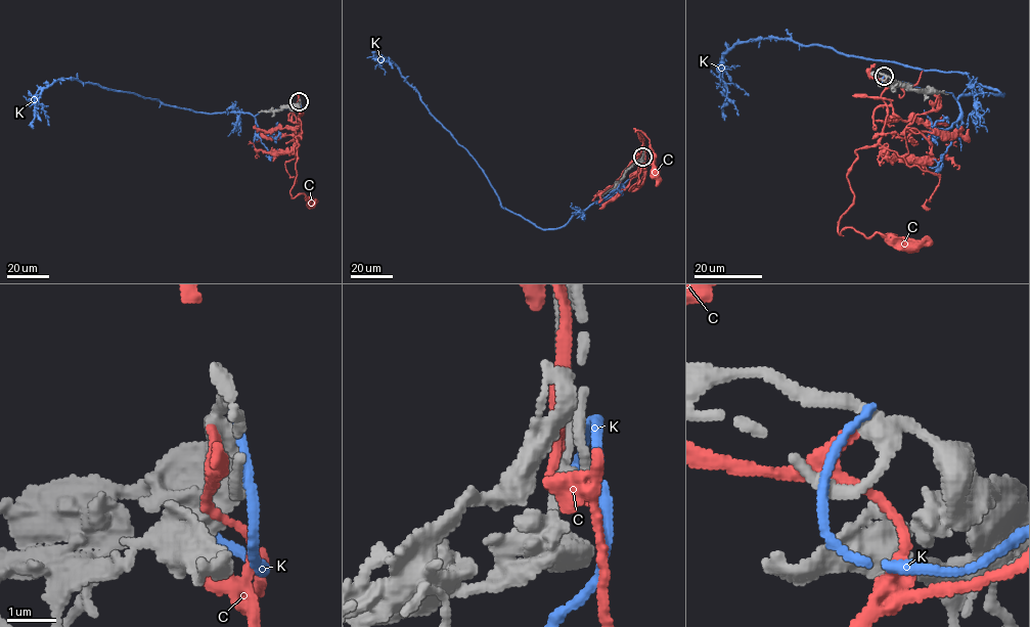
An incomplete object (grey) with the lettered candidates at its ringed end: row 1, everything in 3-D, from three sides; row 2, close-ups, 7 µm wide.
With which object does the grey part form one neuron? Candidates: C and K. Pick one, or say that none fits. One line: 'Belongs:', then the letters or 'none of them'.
Belongs: C

